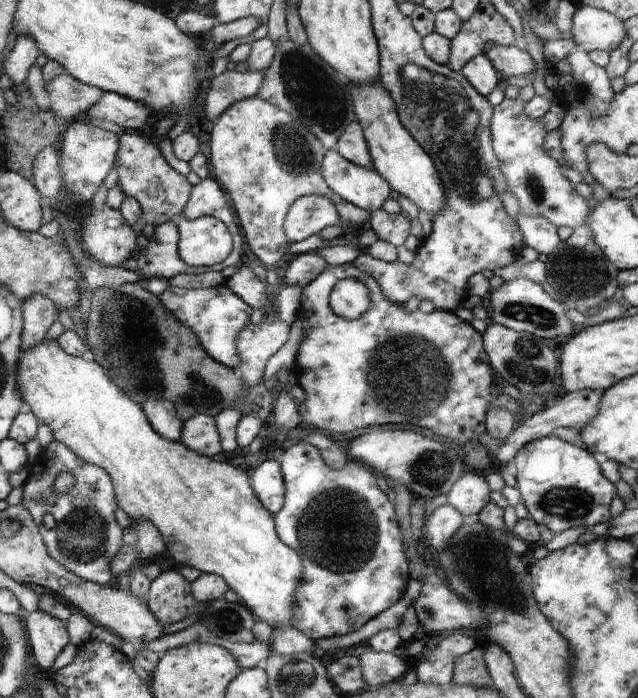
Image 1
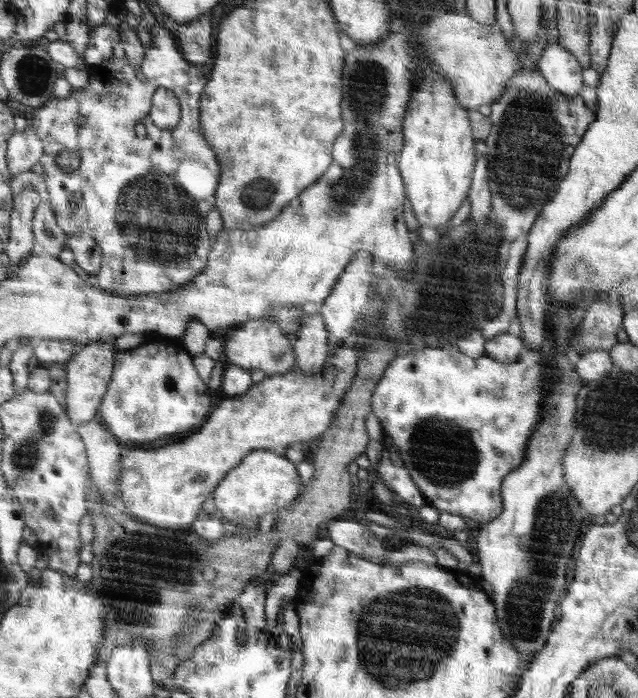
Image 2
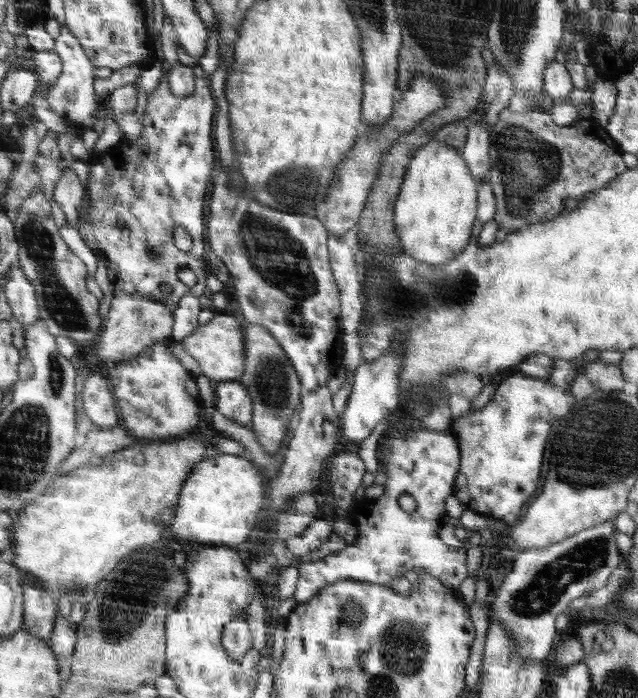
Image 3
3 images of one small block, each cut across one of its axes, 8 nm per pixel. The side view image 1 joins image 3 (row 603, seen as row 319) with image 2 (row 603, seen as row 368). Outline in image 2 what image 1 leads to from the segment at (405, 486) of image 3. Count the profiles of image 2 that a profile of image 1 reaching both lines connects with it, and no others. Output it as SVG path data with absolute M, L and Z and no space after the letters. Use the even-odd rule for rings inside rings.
M293 567L290 572L276 575L272 581L272 587L267 591L265 600L265 617L267 622L275 622L280 606L286 604L284 609L290 606L298 596L298 588L304 576L304 570Z

